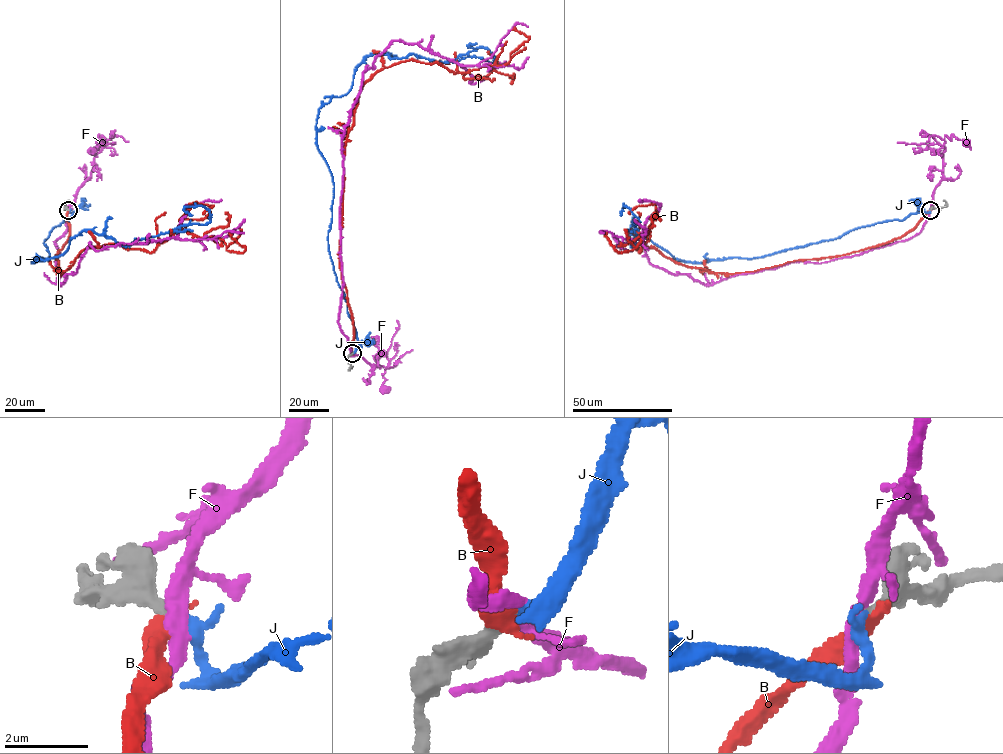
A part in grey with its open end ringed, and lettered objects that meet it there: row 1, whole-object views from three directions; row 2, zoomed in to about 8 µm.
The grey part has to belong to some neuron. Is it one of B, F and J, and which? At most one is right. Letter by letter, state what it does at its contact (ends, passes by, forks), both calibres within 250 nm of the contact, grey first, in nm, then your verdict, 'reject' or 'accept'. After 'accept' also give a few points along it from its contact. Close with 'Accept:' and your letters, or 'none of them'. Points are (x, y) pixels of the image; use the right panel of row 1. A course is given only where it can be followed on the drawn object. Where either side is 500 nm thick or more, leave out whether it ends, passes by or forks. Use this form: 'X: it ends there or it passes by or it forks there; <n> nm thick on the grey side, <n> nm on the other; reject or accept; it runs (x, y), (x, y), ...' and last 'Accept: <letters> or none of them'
B: it ends there; 360 nm thick on the grey side, 440 nm on the other; reject
F: it passes by; 280 nm thick on the grey side, 360 nm on the other; reject
J: it passes by; 240 nm thick on the grey side, 200 nm on the other; accept; it runs (930, 210), (764, 256), (703, 263), (673, 259), (633, 230), (631, 246), (639, 221), (626, 206), (620, 215)
Accept: J

